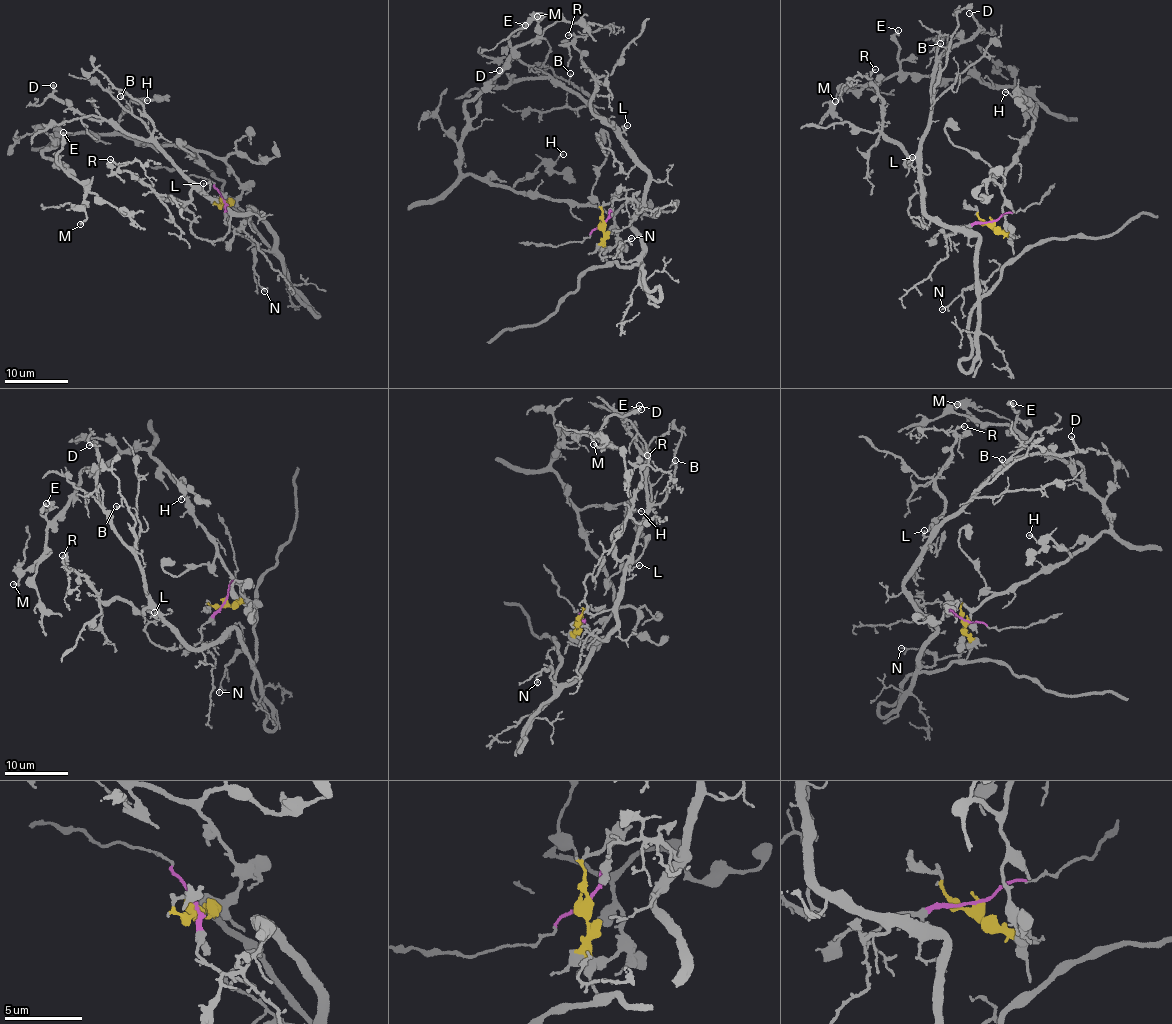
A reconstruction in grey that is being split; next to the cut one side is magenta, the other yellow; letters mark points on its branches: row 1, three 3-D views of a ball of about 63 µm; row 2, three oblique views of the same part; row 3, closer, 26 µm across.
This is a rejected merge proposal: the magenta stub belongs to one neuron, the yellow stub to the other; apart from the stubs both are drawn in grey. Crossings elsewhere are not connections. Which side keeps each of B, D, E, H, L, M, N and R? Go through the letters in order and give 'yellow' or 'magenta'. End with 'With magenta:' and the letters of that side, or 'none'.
B: magenta
D: magenta
E: yellow
H: yellow
L: magenta
M: yellow
N: magenta
R: magenta
With magenta: B, D, L, N, R

